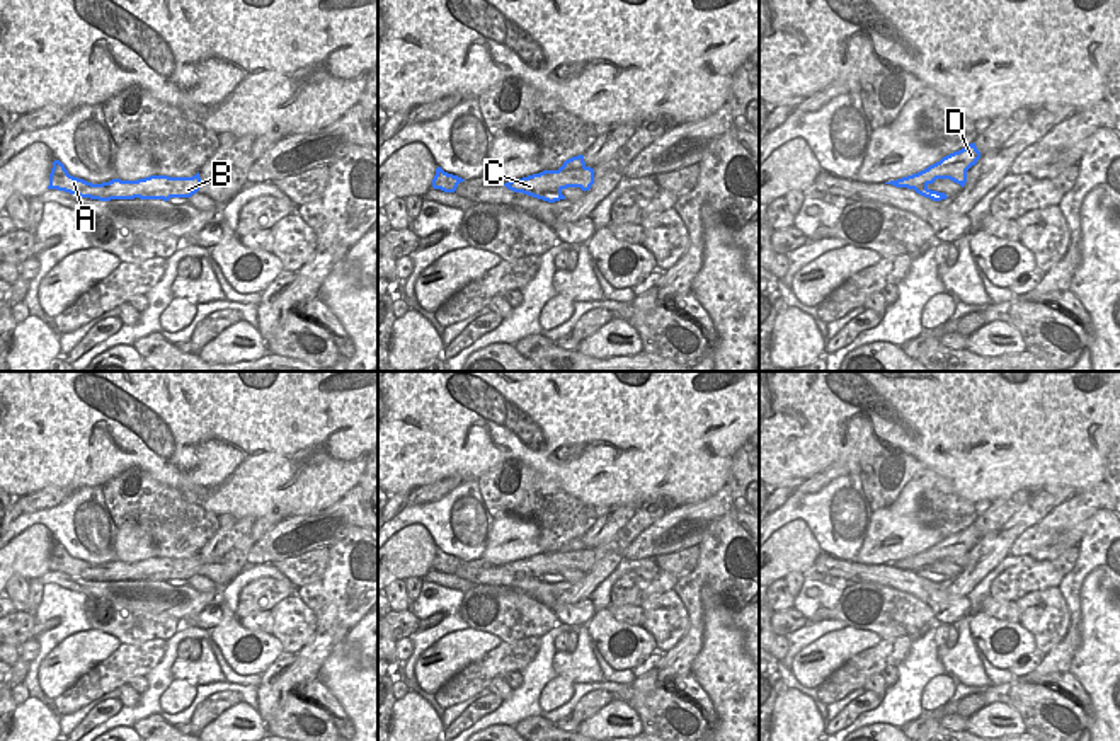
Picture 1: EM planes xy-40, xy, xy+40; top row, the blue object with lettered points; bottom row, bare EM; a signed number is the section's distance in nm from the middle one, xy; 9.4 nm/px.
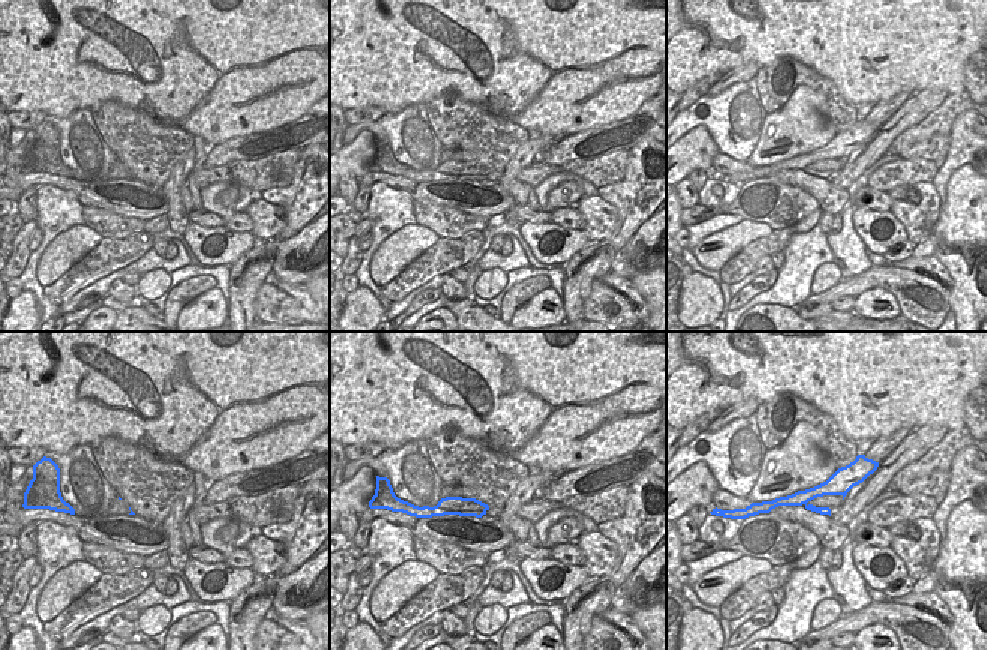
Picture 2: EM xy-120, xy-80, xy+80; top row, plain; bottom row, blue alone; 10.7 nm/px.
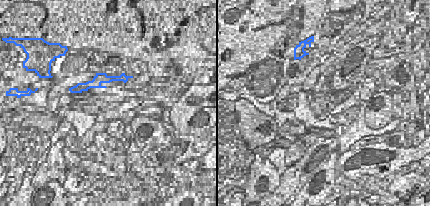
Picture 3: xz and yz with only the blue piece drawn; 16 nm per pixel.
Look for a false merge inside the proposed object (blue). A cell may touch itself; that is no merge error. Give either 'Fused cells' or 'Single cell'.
Fused cells.

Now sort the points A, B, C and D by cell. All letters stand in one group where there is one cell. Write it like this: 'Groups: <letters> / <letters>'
Groups: A C / B D.

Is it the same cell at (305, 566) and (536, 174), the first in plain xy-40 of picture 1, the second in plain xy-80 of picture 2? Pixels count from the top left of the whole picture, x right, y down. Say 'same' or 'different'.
same

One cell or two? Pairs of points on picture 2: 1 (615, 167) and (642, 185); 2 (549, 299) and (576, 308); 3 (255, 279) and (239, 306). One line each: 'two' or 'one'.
1: two
2: two
3: one

